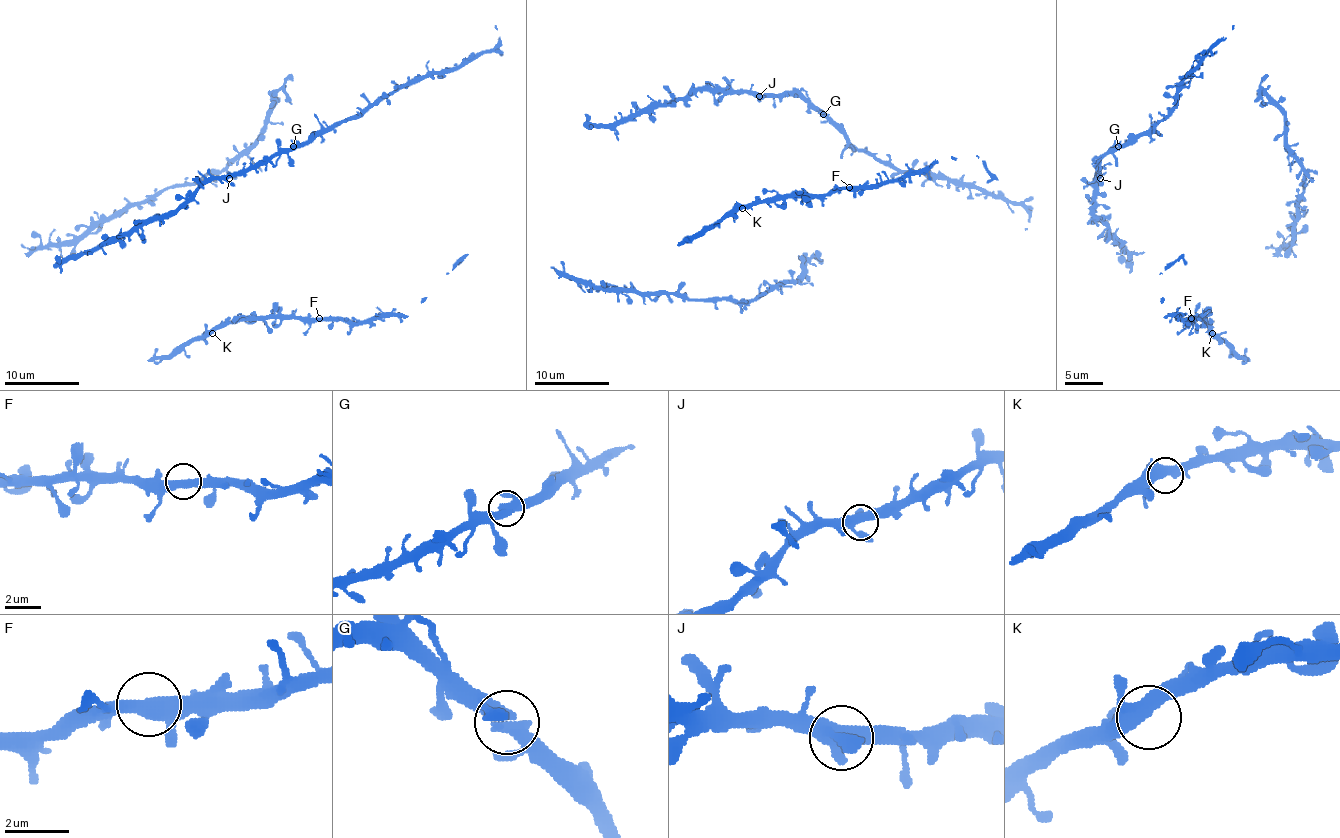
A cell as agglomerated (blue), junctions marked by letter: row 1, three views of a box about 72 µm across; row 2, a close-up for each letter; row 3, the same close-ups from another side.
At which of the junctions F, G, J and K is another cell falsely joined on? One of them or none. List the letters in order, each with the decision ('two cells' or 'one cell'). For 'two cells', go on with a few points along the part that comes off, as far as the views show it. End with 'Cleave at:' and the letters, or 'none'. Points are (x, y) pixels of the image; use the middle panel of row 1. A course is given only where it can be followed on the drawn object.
F: one cell
G: one cell
J: one cell
K: one cell
Cleave at: none

